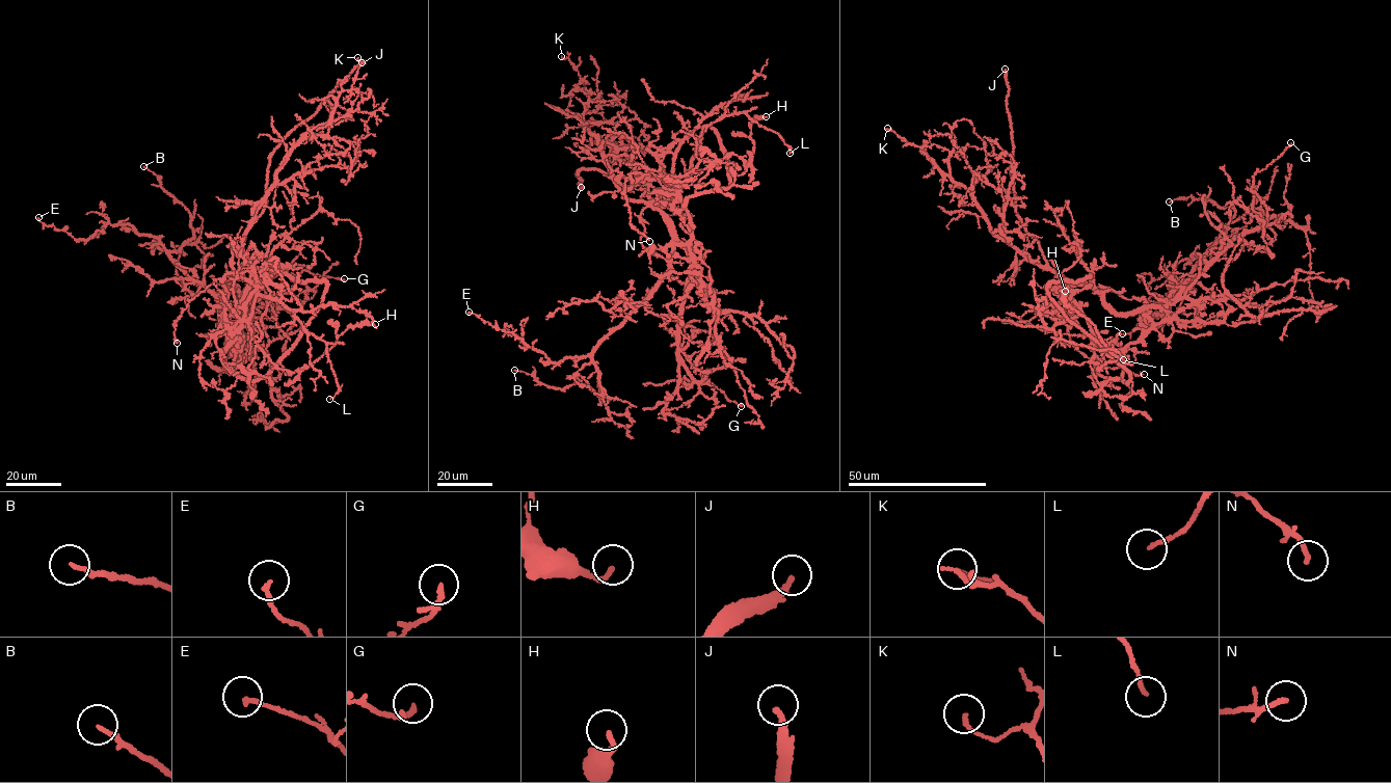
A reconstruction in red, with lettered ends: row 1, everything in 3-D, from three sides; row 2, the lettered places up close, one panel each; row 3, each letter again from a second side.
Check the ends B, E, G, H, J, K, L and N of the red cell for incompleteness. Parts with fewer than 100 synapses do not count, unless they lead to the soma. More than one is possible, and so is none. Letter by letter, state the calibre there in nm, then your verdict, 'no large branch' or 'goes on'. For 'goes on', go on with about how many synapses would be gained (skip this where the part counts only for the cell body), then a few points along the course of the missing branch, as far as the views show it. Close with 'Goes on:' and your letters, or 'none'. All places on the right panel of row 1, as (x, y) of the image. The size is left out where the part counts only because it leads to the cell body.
B: 160 nm | no large branch
E: 180 nm | no large branch
G: 130 nm | no large branch
H: 180 nm | no large branch
J: 200 nm | goes on
K: 130 nm | no large branch
L: 130 nm | no large branch
N: 120 nm | no large branch
Goes on: J

